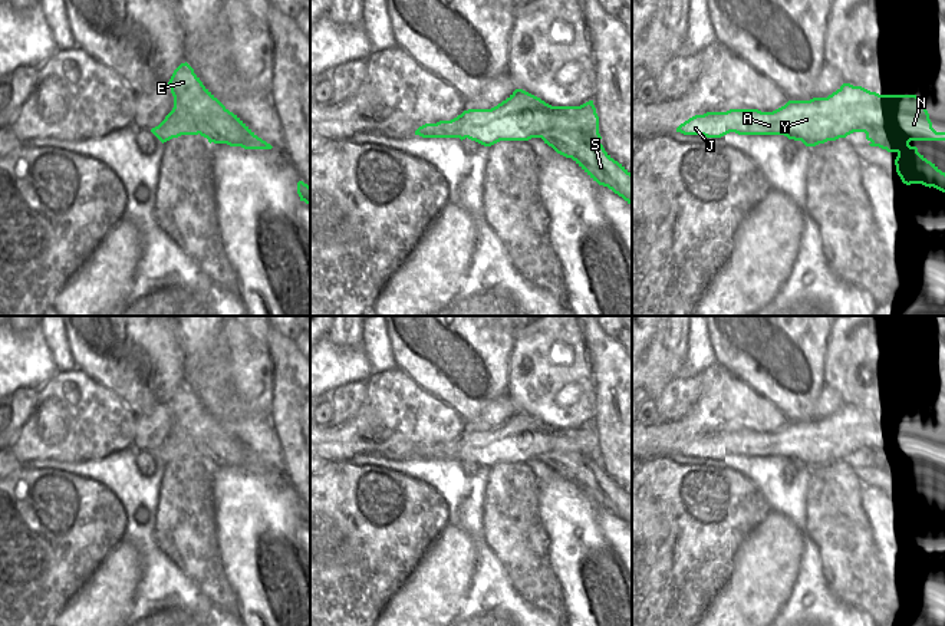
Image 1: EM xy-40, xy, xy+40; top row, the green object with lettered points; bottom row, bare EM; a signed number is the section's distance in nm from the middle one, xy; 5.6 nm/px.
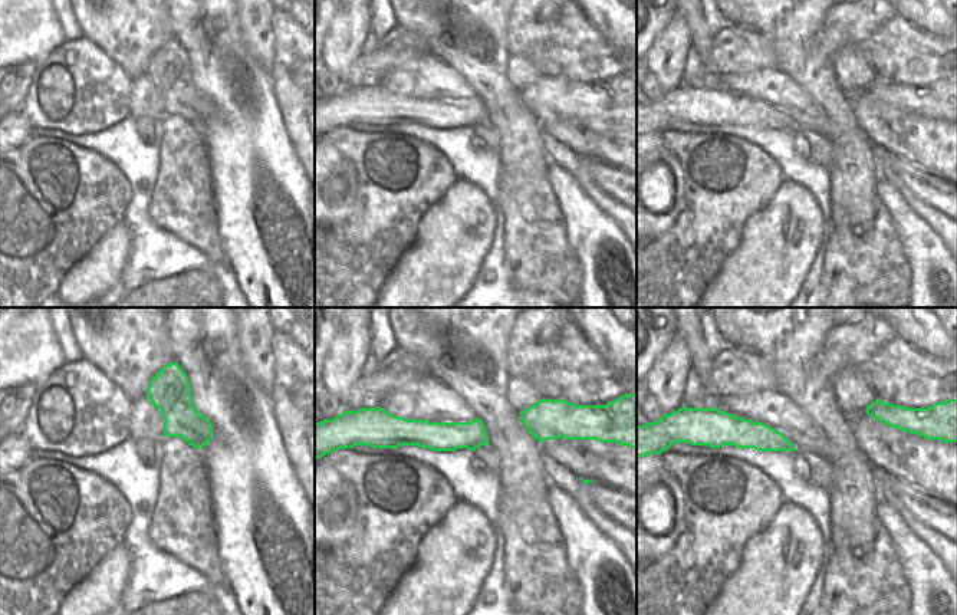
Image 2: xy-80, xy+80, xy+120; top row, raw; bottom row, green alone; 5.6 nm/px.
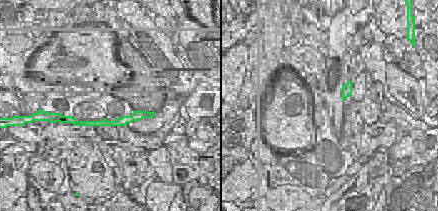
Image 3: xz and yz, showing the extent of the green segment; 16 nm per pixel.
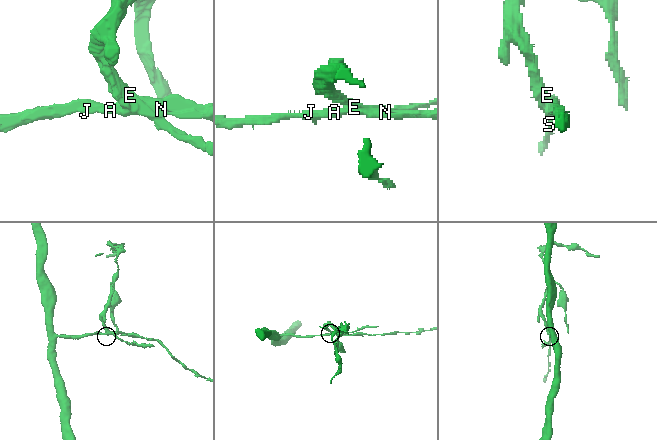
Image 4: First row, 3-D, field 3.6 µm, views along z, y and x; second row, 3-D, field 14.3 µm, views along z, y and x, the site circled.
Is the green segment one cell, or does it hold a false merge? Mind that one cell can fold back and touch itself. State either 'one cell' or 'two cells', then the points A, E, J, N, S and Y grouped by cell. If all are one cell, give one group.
two cells; A J N Y / E S

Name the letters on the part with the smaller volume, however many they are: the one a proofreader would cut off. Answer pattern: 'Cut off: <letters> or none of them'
Cut off: E, S

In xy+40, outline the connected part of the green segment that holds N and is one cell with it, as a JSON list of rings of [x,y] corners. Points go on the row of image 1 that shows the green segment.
[[[843,83],[827,98],[788,101],[773,112],[730,109],[695,115],[681,123],[676,132],[707,138],[721,138],[730,132],[738,135],[784,135],[788,139],[801,141],[806,146],[846,138],[853,132],[865,132],[867,141],[882,144],[888,152],[918,152],[916,146],[909,145],[911,141],[945,141],[945,132],[936,132],[932,128],[923,98],[916,95],[879,95],[850,83]]]

